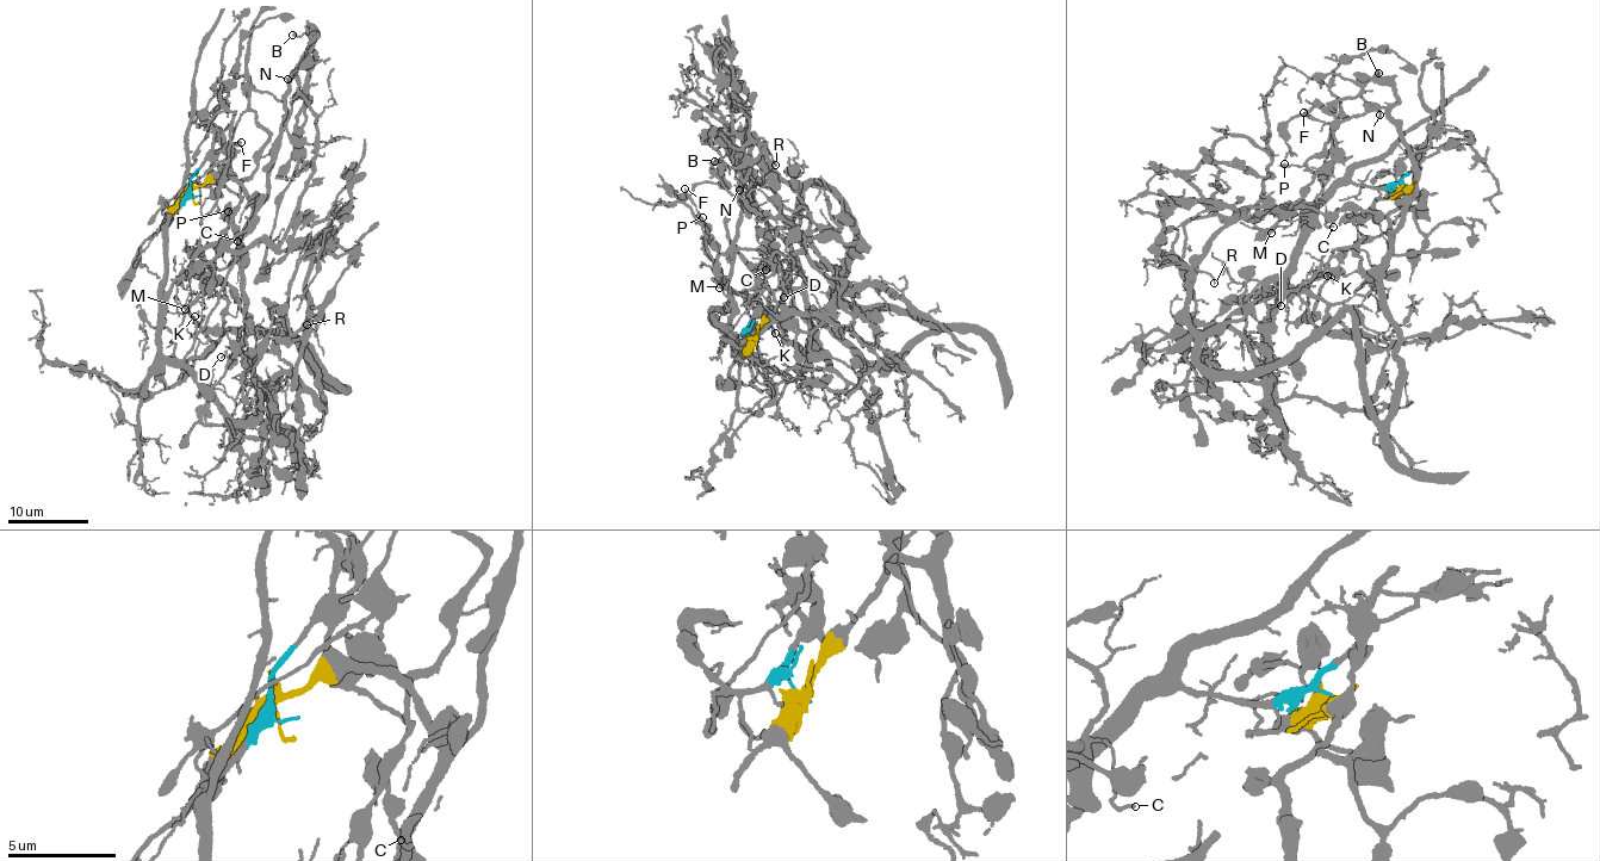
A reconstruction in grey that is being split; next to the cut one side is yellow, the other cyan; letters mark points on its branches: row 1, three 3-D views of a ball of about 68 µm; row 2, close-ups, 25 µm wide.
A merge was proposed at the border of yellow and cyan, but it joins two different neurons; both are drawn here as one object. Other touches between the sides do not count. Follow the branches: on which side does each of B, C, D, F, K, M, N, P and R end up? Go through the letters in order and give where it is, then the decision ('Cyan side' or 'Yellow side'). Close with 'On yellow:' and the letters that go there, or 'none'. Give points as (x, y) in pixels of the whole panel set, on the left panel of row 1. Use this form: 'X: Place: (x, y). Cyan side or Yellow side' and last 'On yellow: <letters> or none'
B: Place: (292, 35). Yellow side
C: Place: (237, 241). Yellow side
D: Place: (221, 357). Cyan side
F: Place: (241, 142). Cyan side
K: Place: (194, 316). Cyan side
M: Place: (185, 309). Cyan side
N: Place: (287, 79). Yellow side
P: Place: (228, 211). Cyan side
R: Place: (307, 324). Yellow side
On yellow: B, C, N, R

